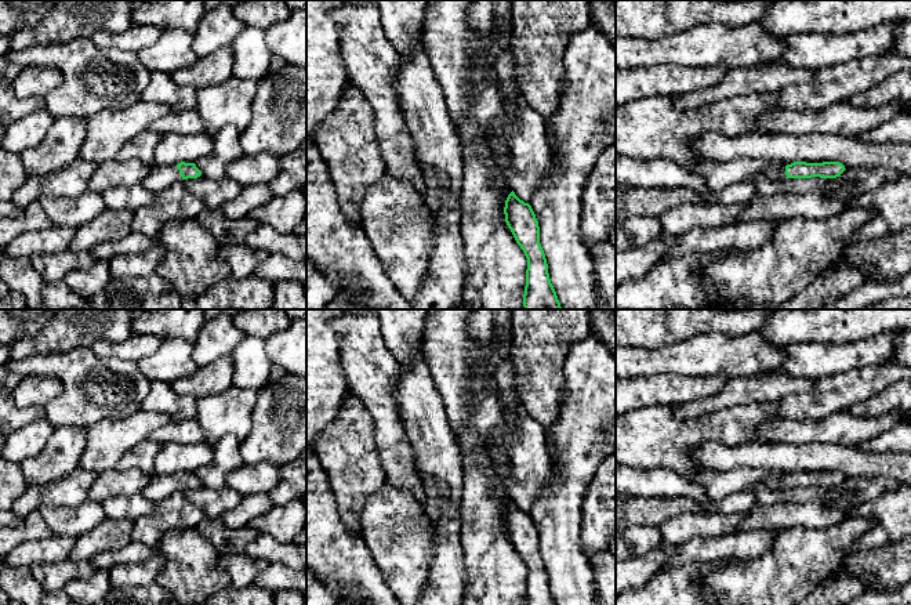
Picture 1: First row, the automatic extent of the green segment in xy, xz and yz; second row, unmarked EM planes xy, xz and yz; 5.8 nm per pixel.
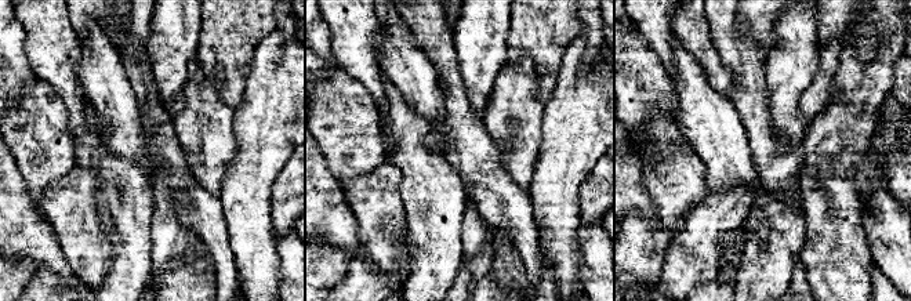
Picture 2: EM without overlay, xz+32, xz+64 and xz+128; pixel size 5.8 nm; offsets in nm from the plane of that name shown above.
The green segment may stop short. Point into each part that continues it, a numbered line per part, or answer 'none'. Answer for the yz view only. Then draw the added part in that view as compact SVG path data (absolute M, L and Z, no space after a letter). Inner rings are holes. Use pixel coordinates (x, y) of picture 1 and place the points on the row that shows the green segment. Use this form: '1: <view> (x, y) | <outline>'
1: yz (773, 171) | M767 164L762 171L769 180L785 180L785 164Z

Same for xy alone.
1: xy (160, 177) | M152 164L150 173L141 181L141 185L157 193L177 182L184 182L177 164L173 166Z

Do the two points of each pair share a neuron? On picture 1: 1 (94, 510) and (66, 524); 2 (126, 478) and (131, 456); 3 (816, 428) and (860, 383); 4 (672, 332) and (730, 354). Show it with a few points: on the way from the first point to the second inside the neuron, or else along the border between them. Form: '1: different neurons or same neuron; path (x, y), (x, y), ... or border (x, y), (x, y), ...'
1: same neuron; path (87, 515), (73, 521)
2: different neurons; border (116, 467), (135, 467), (151, 475)
3: different neurons; border (845, 408), (819, 419), (798, 420)
4: different neurons; border (721, 332), (701, 332), (659, 348)

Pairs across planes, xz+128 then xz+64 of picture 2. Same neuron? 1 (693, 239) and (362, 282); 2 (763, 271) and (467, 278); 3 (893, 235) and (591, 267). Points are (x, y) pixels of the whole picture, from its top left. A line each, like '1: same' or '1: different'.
1: same
2: same
3: same

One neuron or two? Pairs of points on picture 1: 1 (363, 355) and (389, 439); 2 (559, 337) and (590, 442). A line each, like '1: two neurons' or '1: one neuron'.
1: one neuron
2: two neurons

